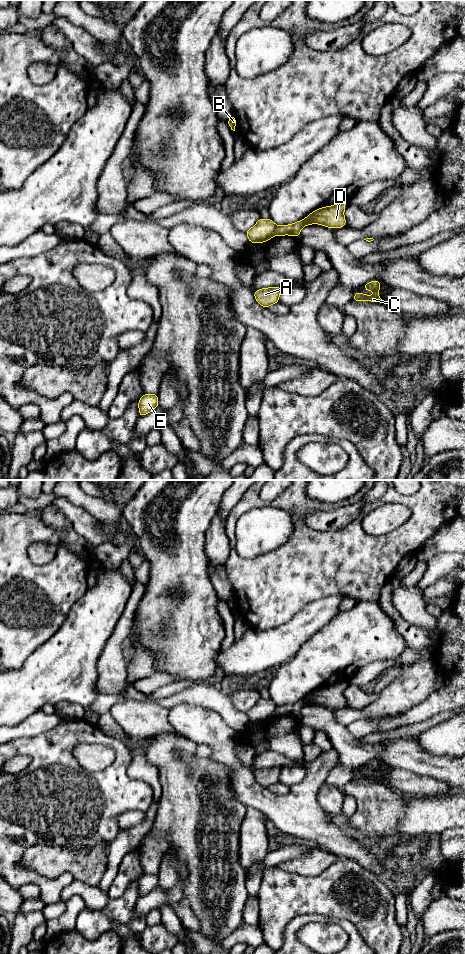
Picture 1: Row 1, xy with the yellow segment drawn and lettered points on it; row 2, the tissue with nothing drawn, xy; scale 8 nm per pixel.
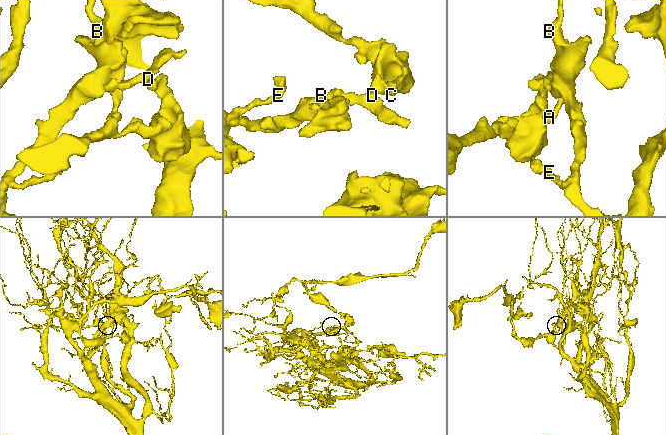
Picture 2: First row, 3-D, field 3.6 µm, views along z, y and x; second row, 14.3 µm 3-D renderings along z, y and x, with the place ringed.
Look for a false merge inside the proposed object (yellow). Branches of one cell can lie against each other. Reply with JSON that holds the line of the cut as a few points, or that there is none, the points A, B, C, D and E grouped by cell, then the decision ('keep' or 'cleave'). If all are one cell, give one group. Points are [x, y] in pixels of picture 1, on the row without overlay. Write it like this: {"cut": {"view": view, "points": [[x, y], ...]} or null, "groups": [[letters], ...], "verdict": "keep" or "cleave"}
{"cut": {"view": "xy", "points": [[277, 706], [273, 714]]}, "groups": [["A", "B", "E"], ["C", "D"]], "verdict": "cleave"}

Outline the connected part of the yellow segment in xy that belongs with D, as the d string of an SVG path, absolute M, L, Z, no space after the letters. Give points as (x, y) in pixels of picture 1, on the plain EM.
M337 683L332 686L322 687L311 694L305 699L302 699L294 704L277 706L275 714L277 716L291 715L298 717L302 708L310 704L320 704L328 708L341 708L346 706L344 698L344 689L347 683Z

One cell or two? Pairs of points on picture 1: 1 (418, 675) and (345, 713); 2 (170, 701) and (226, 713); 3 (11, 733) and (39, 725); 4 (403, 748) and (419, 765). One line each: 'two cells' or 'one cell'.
1: one cell
2: one cell
3: one cell
4: one cell

